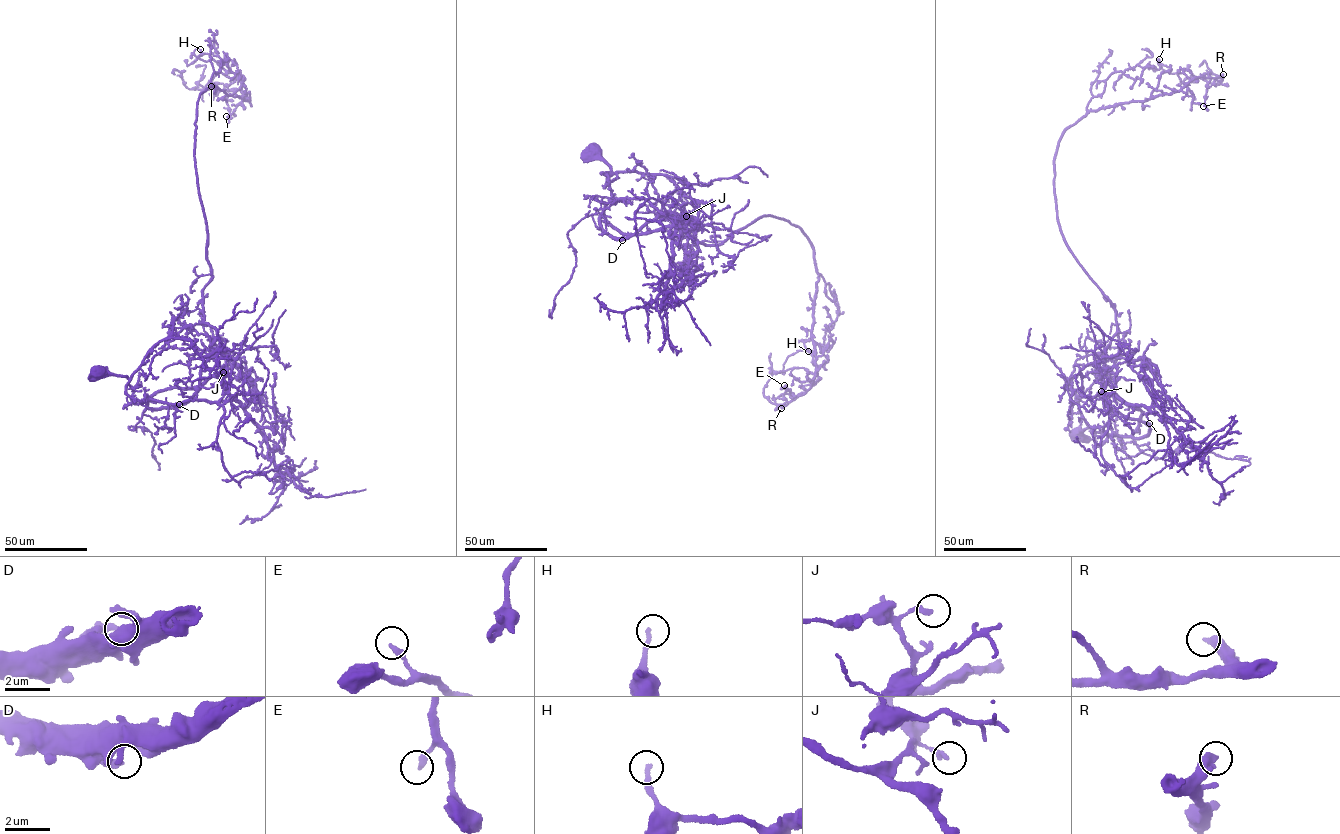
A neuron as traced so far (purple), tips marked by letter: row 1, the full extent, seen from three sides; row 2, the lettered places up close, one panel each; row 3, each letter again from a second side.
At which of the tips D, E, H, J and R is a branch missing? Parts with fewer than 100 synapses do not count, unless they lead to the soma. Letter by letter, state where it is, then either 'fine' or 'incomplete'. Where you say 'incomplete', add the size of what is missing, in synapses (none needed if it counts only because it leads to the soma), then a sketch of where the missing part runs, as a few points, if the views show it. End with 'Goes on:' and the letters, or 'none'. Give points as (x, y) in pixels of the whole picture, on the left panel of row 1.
D: place (179, 404); fine
E: place (226, 116); fine
H: place (200, 49); fine
J: place (223, 372); fine
R: place (211, 86); incomplete; 200 synapses; course (211, 86), (185, 91), (181, 78), (165, 66), (164, 57), (169, 48), (173, 46), (179, 52)
Goes on: R

